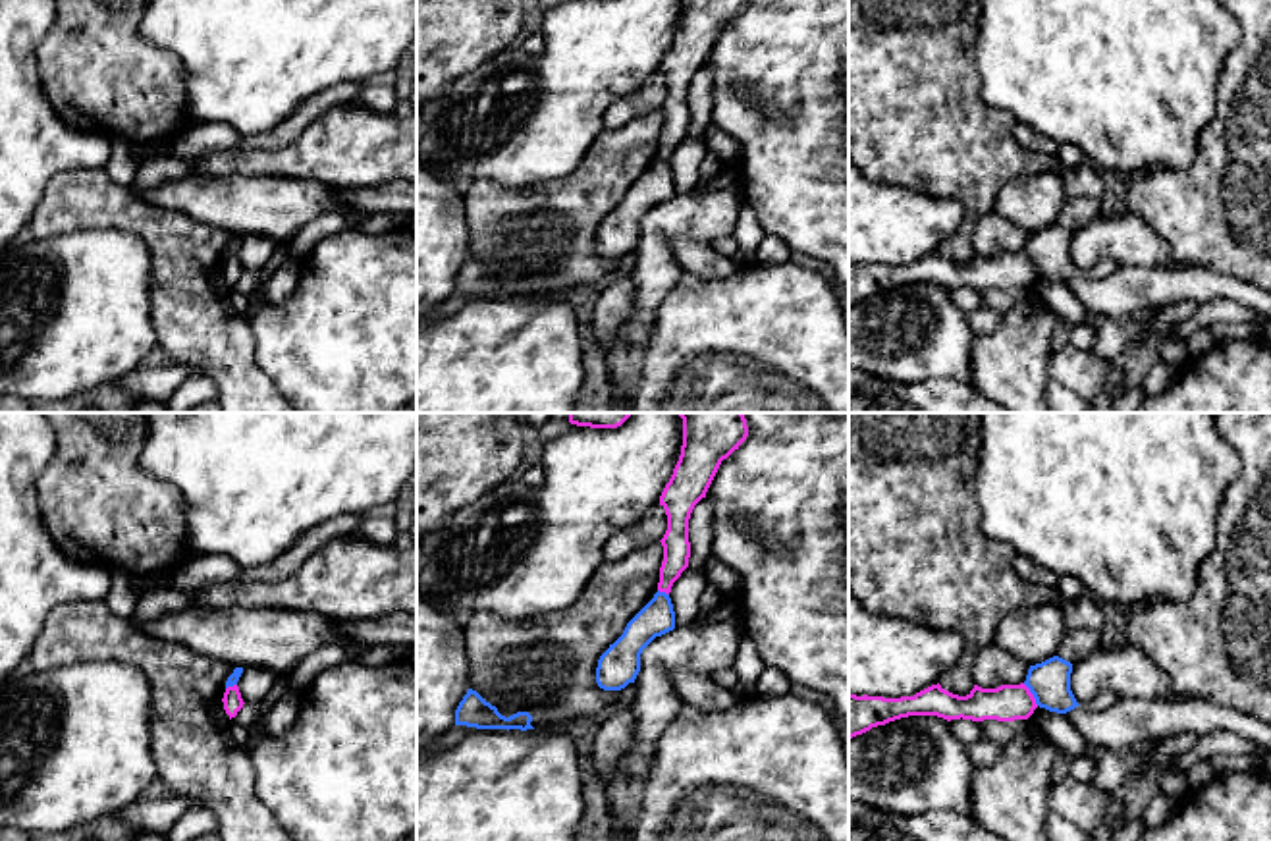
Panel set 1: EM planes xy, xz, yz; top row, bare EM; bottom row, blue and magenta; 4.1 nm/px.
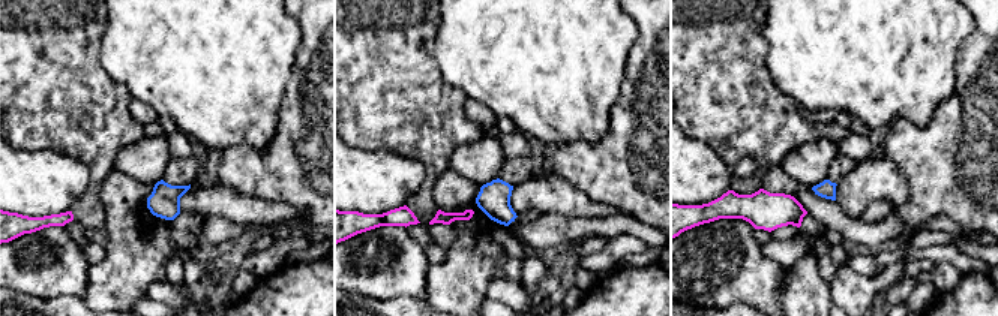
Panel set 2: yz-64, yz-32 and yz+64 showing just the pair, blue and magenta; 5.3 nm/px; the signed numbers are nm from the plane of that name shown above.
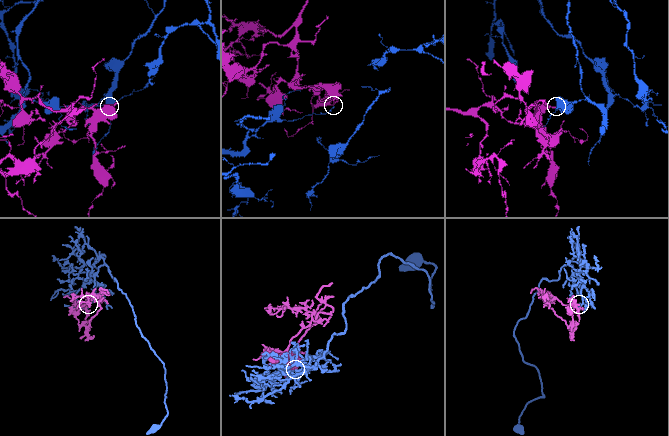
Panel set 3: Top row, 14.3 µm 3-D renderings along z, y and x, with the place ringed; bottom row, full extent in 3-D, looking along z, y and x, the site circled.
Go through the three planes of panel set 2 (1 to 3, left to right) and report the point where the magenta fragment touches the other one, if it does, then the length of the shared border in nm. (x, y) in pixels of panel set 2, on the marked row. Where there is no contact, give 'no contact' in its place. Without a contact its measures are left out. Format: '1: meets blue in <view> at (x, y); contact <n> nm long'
1: no contact
2: no contact
3: no contact

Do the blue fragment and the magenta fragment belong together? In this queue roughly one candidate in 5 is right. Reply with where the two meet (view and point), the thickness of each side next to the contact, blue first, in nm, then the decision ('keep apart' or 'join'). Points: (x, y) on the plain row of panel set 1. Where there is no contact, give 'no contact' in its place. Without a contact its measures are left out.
yz (1032, 261) | 180/160 nm | keep apart

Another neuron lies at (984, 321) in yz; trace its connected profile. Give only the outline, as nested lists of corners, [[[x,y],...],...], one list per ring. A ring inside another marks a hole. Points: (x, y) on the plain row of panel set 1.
[[[980,305],[976,311],[966,314],[968,328],[974,336],[989,336],[1001,324],[1001,312]]]

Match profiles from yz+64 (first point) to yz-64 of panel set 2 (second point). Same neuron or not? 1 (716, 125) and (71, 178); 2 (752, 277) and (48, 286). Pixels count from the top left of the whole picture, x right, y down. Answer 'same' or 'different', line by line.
1: different
2: same

